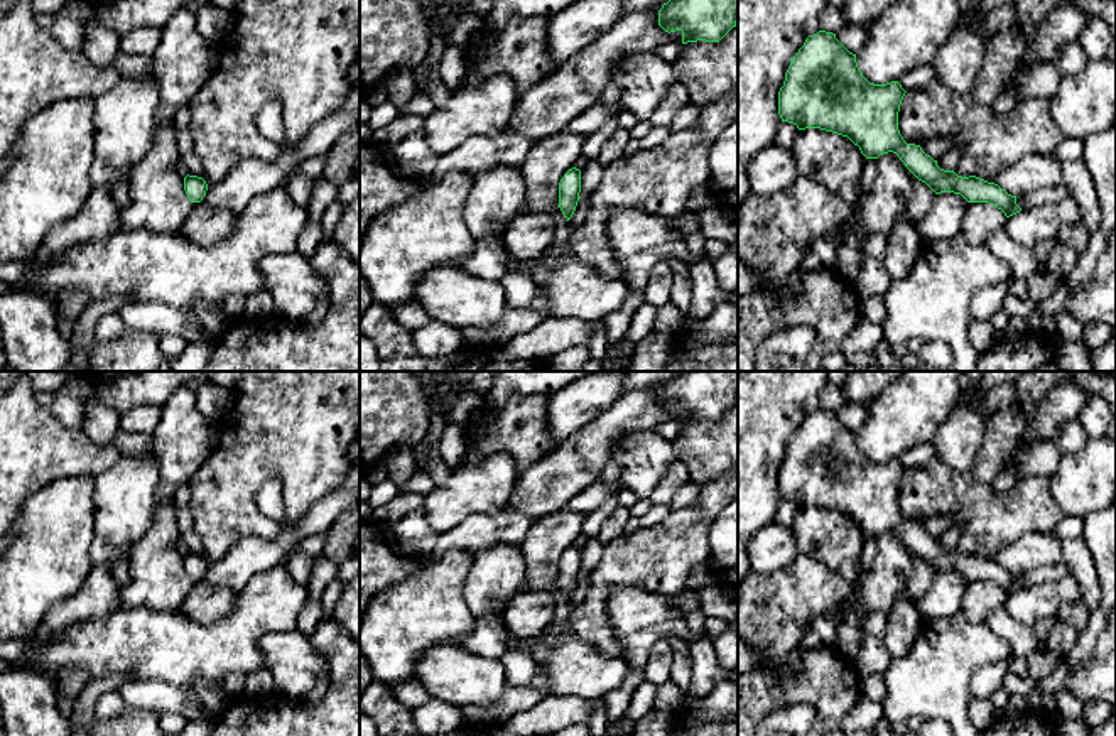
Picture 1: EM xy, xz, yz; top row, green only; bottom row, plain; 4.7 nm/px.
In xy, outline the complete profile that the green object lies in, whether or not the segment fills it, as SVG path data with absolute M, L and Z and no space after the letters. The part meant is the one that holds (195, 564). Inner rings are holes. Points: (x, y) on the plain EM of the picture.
M186 554L184 555L184 569L191 581L201 581L206 574L208 562L203 555L198 554Z

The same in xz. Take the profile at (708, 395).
M679 371L658 388L665 410L682 410L682 422L719 420L738 400L738 371Z

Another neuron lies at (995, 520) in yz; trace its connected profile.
M937 454L922 468L905 471L898 490L898 508L907 522L949 515L964 533L976 540L976 555L993 557L1030 532L1054 532L1064 511L1050 490L1050 478L1018 476L1008 495L998 495L991 483L981 483L974 473L961 473L949 468Z

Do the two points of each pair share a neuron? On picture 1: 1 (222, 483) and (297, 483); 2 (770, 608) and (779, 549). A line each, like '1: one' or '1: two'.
1: one
2: two

